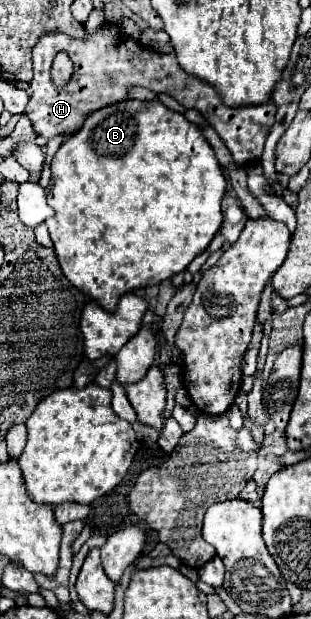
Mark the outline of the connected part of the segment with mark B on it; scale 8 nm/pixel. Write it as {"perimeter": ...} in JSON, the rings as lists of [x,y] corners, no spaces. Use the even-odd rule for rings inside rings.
{"perimeter":[[[128,100],[128,102],[114,104],[114,106],[102,108],[102,110],[96,110],[94,114],[90,114],[86,118],[86,122],[82,124],[82,128],[76,134],[68,136],[66,142],[58,148],[58,152],[52,160],[52,178],[50,178],[50,196],[48,196],[48,204],[54,208],[54,216],[46,218],[46,226],[48,226],[52,242],[54,242],[58,264],[60,264],[64,276],[68,278],[68,282],[72,286],[76,286],[78,290],[82,290],[84,294],[92,296],[104,310],[116,312],[118,300],[124,294],[138,290],[138,288],[156,286],[156,284],[172,278],[174,274],[184,272],[188,268],[188,264],[208,248],[214,234],[222,226],[220,202],[222,202],[224,192],[226,192],[226,178],[222,174],[222,168],[214,156],[214,150],[210,148],[202,130],[196,124],[188,122],[182,114],[168,110],[158,100],[156,102]]]}

